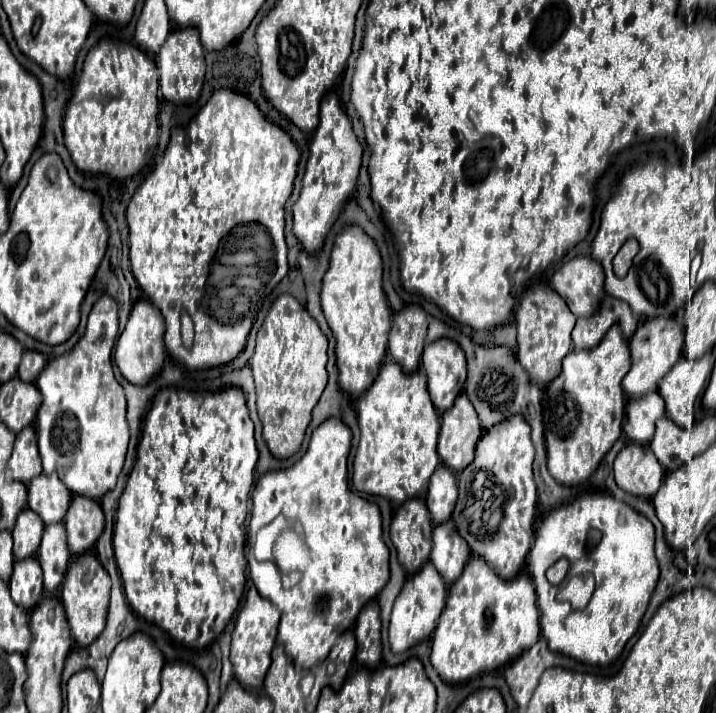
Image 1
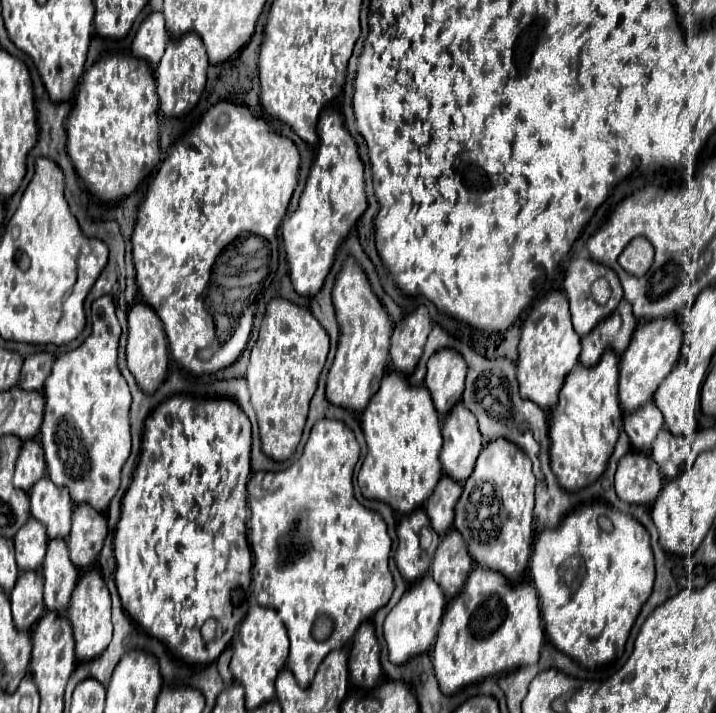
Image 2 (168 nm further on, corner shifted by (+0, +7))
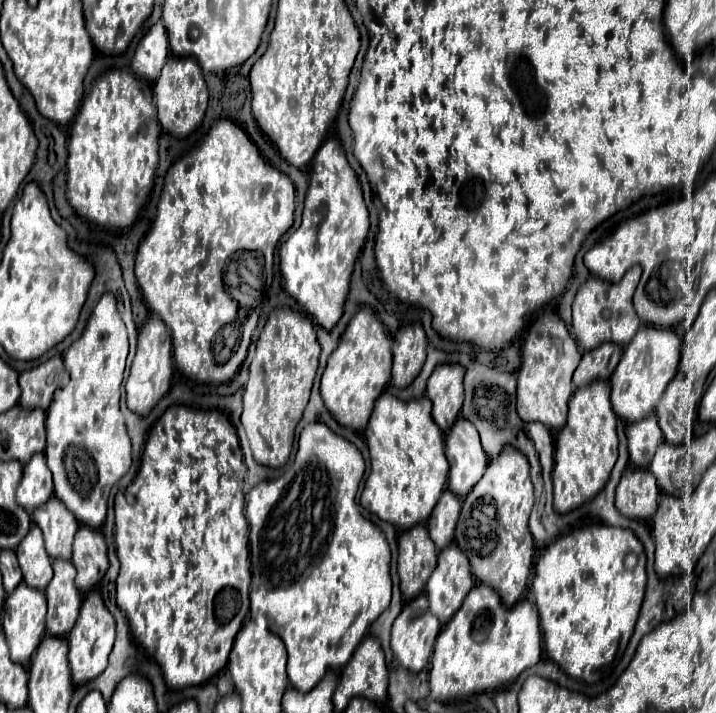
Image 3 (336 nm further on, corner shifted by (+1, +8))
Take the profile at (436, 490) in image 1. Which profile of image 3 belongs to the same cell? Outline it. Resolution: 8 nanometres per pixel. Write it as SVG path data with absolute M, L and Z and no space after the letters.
M445 489L441 493L437 505L433 507L433 513L427 519L427 529L429 529L429 535L431 535L433 543L437 545L437 549L443 549L453 541L459 511L461 511L461 497L457 497L449 489Z

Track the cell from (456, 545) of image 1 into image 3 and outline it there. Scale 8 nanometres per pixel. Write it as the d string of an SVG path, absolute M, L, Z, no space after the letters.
M455 543L449 545L449 549L441 549L437 569L433 571L433 577L429 577L425 593L429 597L429 609L443 625L453 617L453 613L457 613L457 609L461 609L473 583L475 579L469 561L461 549L457 549Z

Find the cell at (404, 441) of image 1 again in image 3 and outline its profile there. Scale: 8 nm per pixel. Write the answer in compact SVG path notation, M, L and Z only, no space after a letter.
M385 391L375 401L365 439L371 455L371 473L361 493L361 505L399 529L425 523L445 489L449 469L443 453L443 433L431 417L429 397L401 401L391 391Z

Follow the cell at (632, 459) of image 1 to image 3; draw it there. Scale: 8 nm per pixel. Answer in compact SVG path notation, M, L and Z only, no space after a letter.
M627 467L617 485L617 509L631 519L649 519L657 511L661 489L649 469Z

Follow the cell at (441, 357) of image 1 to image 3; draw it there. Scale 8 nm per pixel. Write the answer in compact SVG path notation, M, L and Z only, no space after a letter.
M441 363L433 369L427 381L427 397L433 403L433 419L443 431L449 431L459 417L463 405L463 375L463 365Z

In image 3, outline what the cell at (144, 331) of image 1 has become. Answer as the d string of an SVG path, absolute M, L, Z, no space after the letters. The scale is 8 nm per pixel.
M149 315L139 329L137 353L125 385L127 407L137 415L147 415L157 405L157 401L169 391L171 377L173 377L173 359L171 359L171 337L167 333L169 331L165 323L157 315Z

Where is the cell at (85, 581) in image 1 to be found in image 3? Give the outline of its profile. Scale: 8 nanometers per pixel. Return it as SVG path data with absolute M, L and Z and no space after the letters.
M99 591L87 593L83 597L79 617L77 617L73 629L69 631L67 641L69 641L69 667L71 667L71 677L73 677L75 685L95 679L107 667L107 657L109 657L109 653L113 649L113 641L115 641L115 619L109 613L109 609L105 607Z

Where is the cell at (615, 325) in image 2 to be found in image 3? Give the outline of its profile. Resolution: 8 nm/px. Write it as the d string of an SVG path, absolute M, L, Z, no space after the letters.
M601 343L595 349L583 351L581 363L573 373L573 385L583 387L595 379L609 379L617 361L621 359L623 347L617 343Z

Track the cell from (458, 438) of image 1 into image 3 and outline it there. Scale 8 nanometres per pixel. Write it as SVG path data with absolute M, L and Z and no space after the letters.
M459 417L445 435L445 457L449 463L447 487L459 497L465 497L487 467L487 455L479 443L479 433L465 417Z

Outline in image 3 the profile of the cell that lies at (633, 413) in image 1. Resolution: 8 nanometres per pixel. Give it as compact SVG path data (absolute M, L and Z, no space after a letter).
M645 417L645 421L635 421L627 425L627 439L629 439L629 455L631 465L647 469L657 445L663 441L663 433L657 425L657 417Z

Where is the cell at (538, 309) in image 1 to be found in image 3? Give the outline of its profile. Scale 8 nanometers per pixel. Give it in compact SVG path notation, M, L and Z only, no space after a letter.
M553 309L543 311L525 335L521 369L517 371L517 411L523 421L541 421L549 429L561 429L565 425L567 401L573 393L571 375L579 361L581 353L561 317Z

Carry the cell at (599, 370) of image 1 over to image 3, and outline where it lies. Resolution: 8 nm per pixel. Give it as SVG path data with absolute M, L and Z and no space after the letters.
M609 383L577 389L569 399L569 417L555 441L553 469L553 507L557 513L567 513L581 503L593 499L607 483L617 461L617 417L609 405Z

